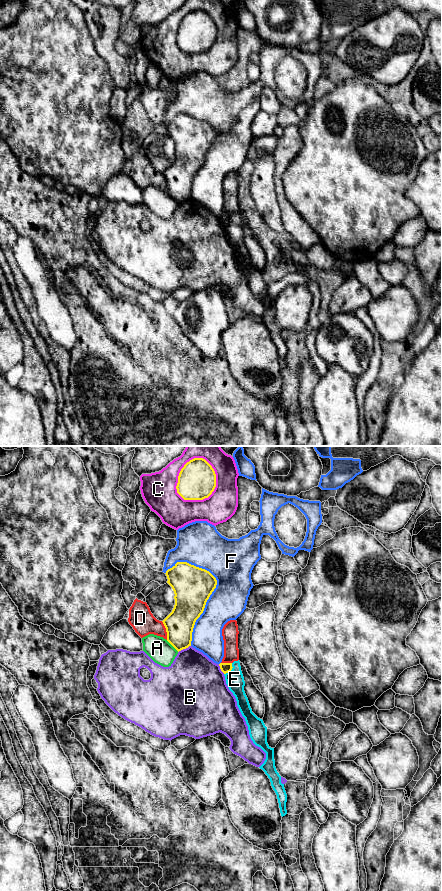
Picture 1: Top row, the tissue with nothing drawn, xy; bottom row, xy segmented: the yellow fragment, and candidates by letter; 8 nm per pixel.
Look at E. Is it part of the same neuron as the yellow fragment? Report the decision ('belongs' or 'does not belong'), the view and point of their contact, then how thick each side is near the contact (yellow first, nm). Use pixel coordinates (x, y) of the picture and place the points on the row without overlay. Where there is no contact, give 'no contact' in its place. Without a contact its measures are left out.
does not belong | xy (230, 222) | 80/140 nm

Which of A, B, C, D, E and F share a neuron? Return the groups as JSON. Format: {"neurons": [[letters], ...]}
{"neurons": [["A"], ["B"], ["C"], ["D"], ["E"], ["F"]]}

